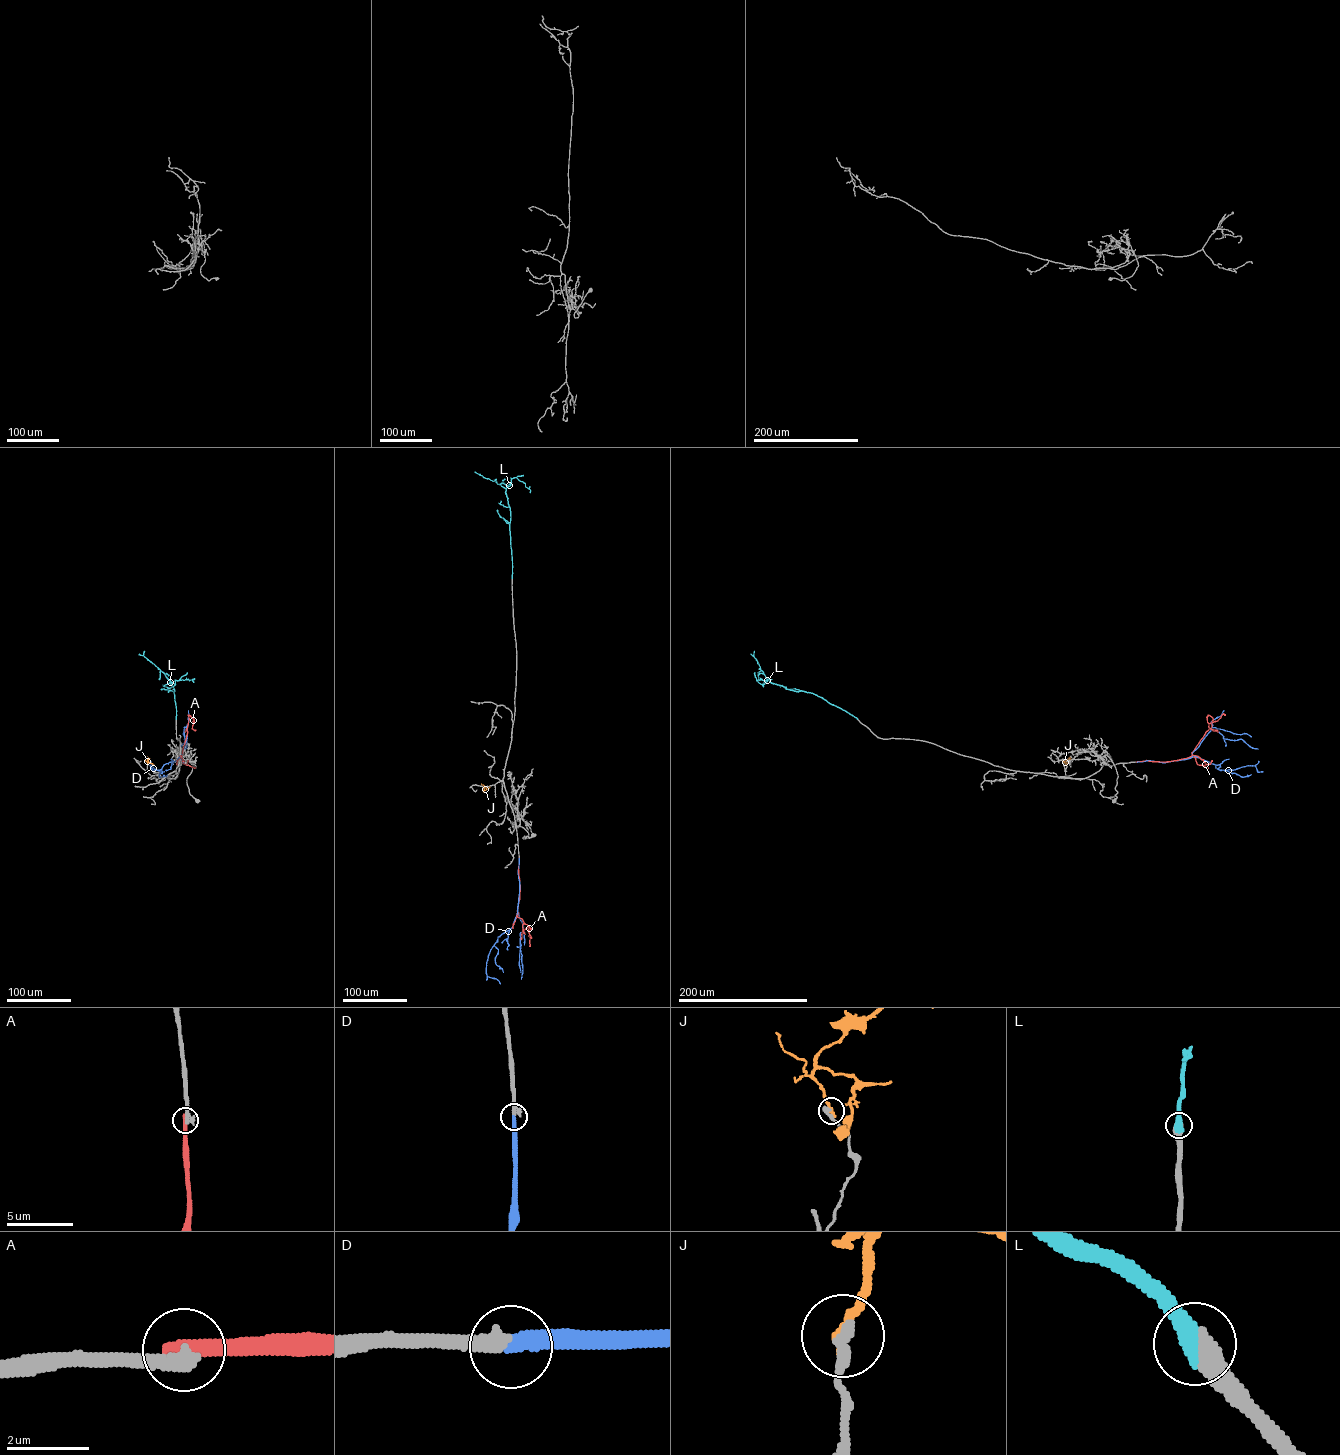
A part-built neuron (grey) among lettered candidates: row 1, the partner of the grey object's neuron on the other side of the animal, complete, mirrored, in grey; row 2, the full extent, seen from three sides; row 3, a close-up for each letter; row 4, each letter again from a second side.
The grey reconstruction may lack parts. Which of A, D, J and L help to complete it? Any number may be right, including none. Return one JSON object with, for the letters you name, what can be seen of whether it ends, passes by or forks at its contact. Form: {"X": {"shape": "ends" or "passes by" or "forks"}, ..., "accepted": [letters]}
{"D": {"shape": "ends"}, "L": {"shape": "ends"}, "accepted": ["D", "L"]}

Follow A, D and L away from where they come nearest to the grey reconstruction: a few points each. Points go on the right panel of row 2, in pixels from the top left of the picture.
A: (1137, 761), (1167, 761), (1190, 756), (1211, 728), (1213, 718), (1208, 715), (1209, 723), (1225, 715)
D: (1137, 762), (1167, 762), (1195, 756), (1222, 769), (1255, 766), (1258, 772), (1263, 771)
L: (857, 718), (812, 693), (771, 682), (751, 654)

